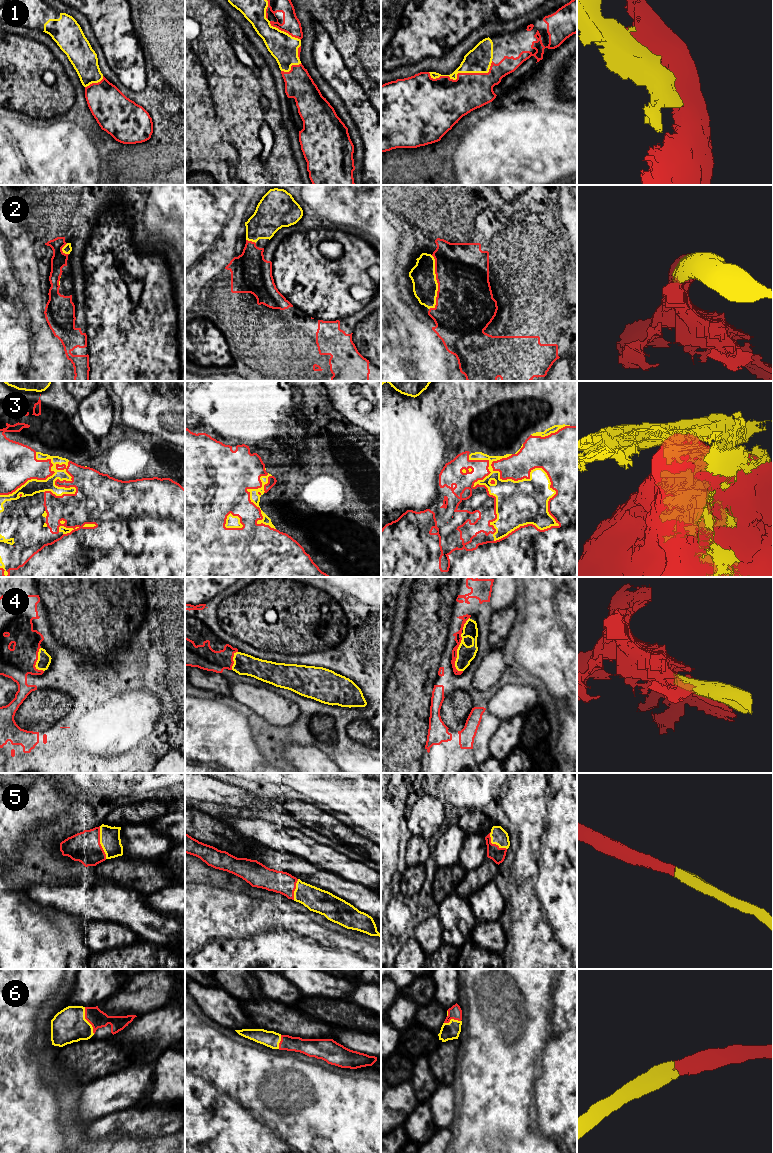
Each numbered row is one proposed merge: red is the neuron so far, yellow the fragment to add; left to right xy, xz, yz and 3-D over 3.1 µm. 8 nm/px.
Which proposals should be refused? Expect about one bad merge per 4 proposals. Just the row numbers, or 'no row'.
3

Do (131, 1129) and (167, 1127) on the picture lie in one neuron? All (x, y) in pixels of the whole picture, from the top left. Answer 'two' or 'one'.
one

